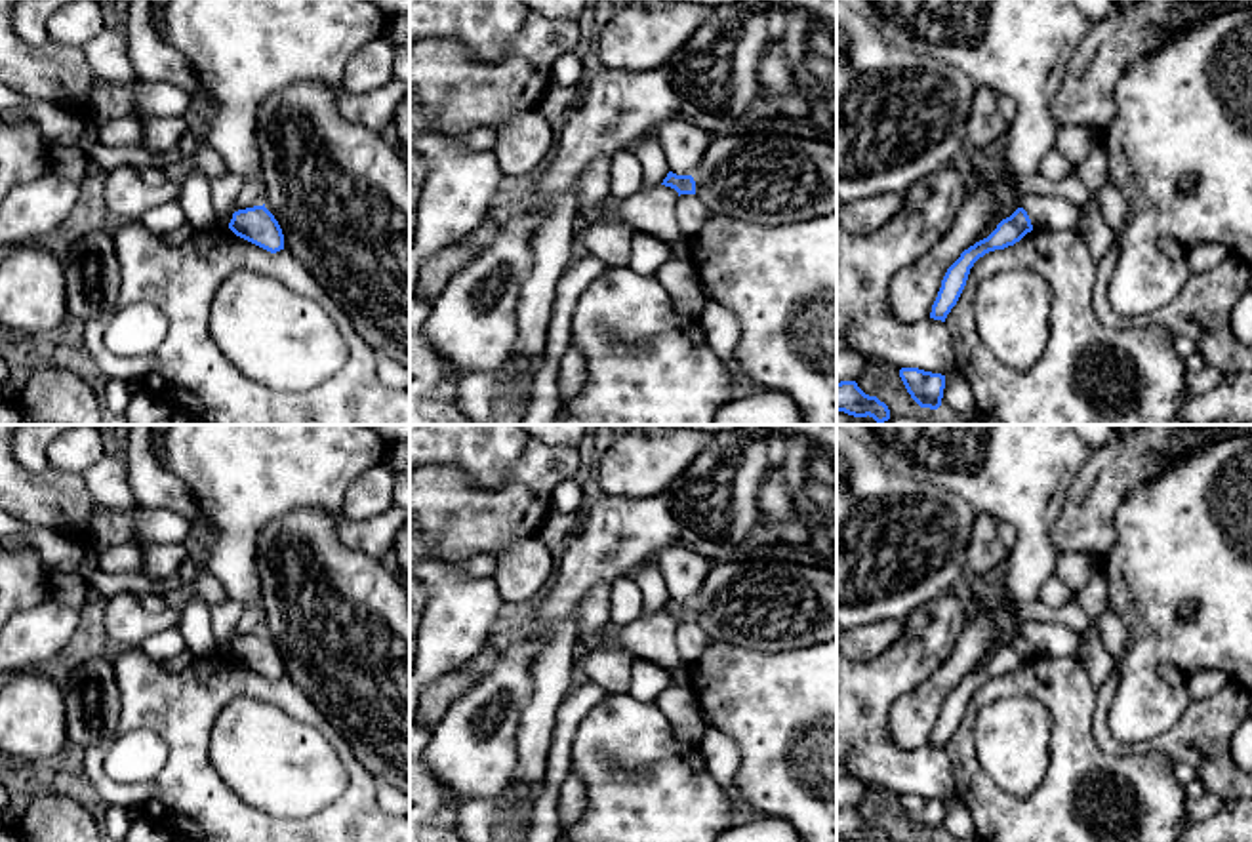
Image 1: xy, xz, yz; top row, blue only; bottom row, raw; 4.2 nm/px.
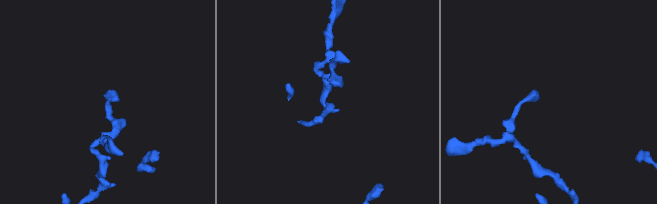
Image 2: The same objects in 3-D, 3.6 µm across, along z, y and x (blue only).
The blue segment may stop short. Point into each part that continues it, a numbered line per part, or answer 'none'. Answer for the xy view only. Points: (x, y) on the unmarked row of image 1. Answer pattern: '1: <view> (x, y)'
none

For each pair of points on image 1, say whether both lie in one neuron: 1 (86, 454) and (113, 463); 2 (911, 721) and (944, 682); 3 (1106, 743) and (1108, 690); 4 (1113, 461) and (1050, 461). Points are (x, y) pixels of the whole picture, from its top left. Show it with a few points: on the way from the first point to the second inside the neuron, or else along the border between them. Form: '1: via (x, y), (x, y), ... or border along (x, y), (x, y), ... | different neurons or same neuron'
1: border along (109, 448), (80, 473) | different neurons
2: via (919, 711), (934, 692) | same neuron
3: via (1100, 730), (1102, 703) | same neuron
4: border along (1092, 454), (1064, 501) | different neurons

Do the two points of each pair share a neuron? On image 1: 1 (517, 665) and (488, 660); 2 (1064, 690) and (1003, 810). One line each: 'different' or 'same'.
1: different
2: same

